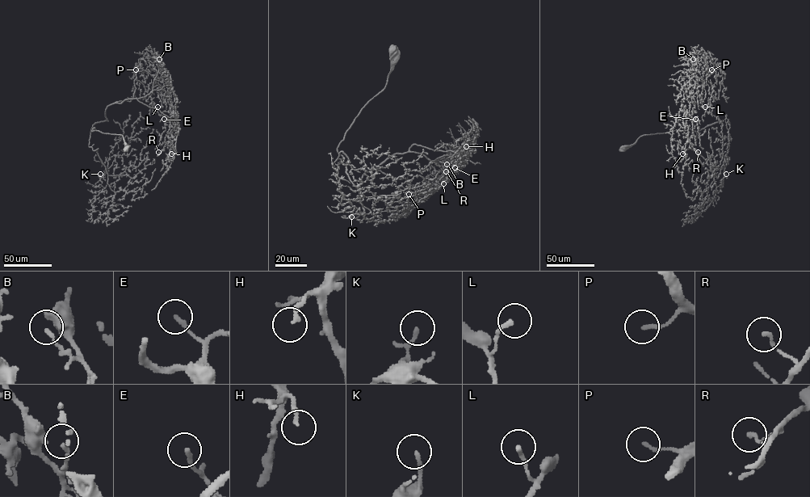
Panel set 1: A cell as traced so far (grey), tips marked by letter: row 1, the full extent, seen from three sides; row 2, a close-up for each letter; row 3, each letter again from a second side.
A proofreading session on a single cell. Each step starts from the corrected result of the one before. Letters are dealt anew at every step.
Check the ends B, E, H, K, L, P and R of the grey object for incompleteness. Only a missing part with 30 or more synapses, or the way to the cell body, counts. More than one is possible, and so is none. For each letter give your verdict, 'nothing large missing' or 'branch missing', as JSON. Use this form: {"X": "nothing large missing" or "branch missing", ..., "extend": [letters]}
{"B": "nothing large missing", "E": "nothing large missing", "H": "nothing large missing", "K": "nothing large missing", "L": "nothing large missing", "P": "nothing large missing", "R": "nothing large missing", "extend": []}

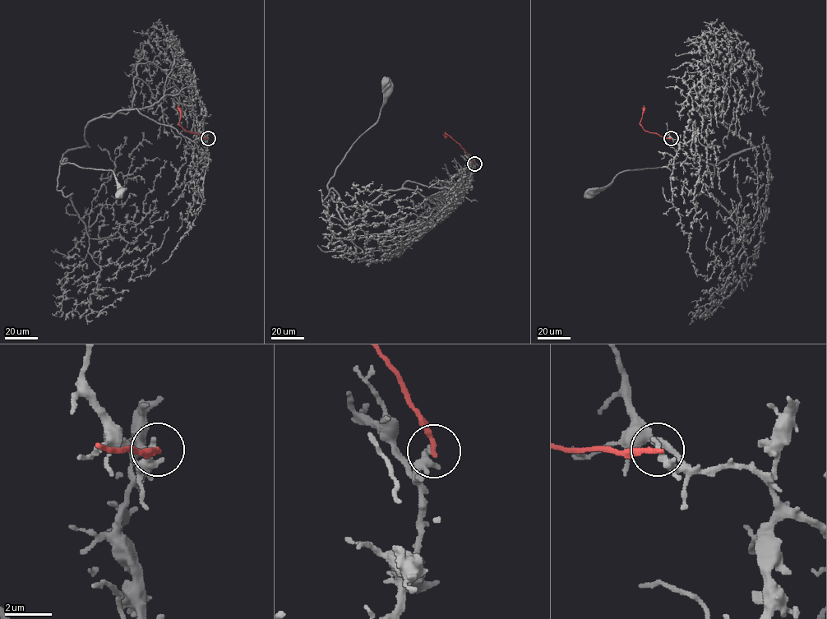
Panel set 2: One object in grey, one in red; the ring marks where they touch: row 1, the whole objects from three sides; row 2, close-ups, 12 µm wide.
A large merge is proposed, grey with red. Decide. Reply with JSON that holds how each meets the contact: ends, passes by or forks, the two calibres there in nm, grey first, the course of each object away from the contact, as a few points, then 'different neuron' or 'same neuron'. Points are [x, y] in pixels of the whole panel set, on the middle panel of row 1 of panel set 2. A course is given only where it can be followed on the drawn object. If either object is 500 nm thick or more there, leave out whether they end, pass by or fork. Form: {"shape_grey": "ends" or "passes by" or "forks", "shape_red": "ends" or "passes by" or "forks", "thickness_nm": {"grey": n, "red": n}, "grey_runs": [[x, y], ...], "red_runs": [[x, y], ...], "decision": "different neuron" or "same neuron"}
{"shape_grey": "passes by", "shape_red": "ends", "thickness_nm": {"grey": 200, "red": 240}, "grey_runs": [[474, 164], [466, 187], [383, 192], [354, 213], [355, 250], [340, 242], [327, 184], [386, 84]], "red_runs": [[474, 164], [459, 143], [445, 132], [444, 136]], "decision": "different neuron"}

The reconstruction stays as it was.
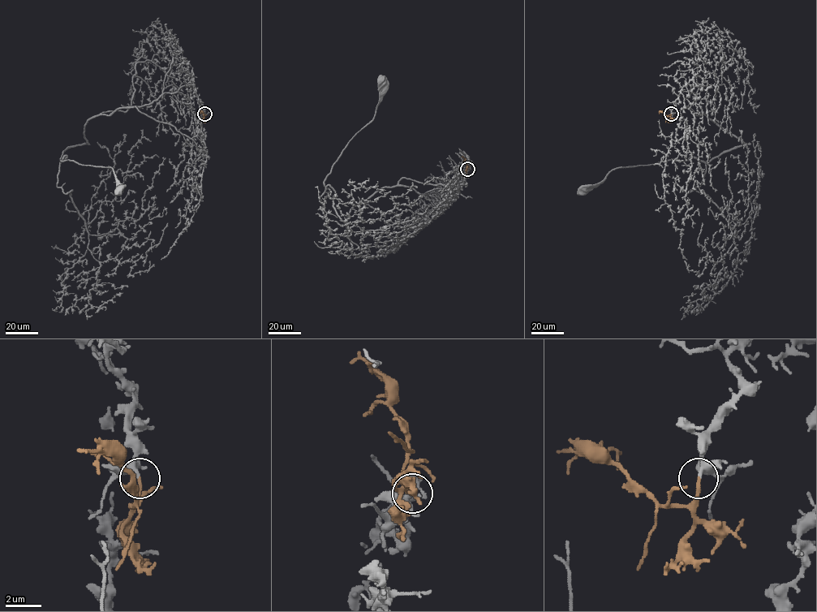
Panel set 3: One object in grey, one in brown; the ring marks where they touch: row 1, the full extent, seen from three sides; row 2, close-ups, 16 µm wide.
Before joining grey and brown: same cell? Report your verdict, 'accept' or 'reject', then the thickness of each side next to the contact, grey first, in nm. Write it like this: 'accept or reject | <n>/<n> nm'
accept | 220/190 nm

